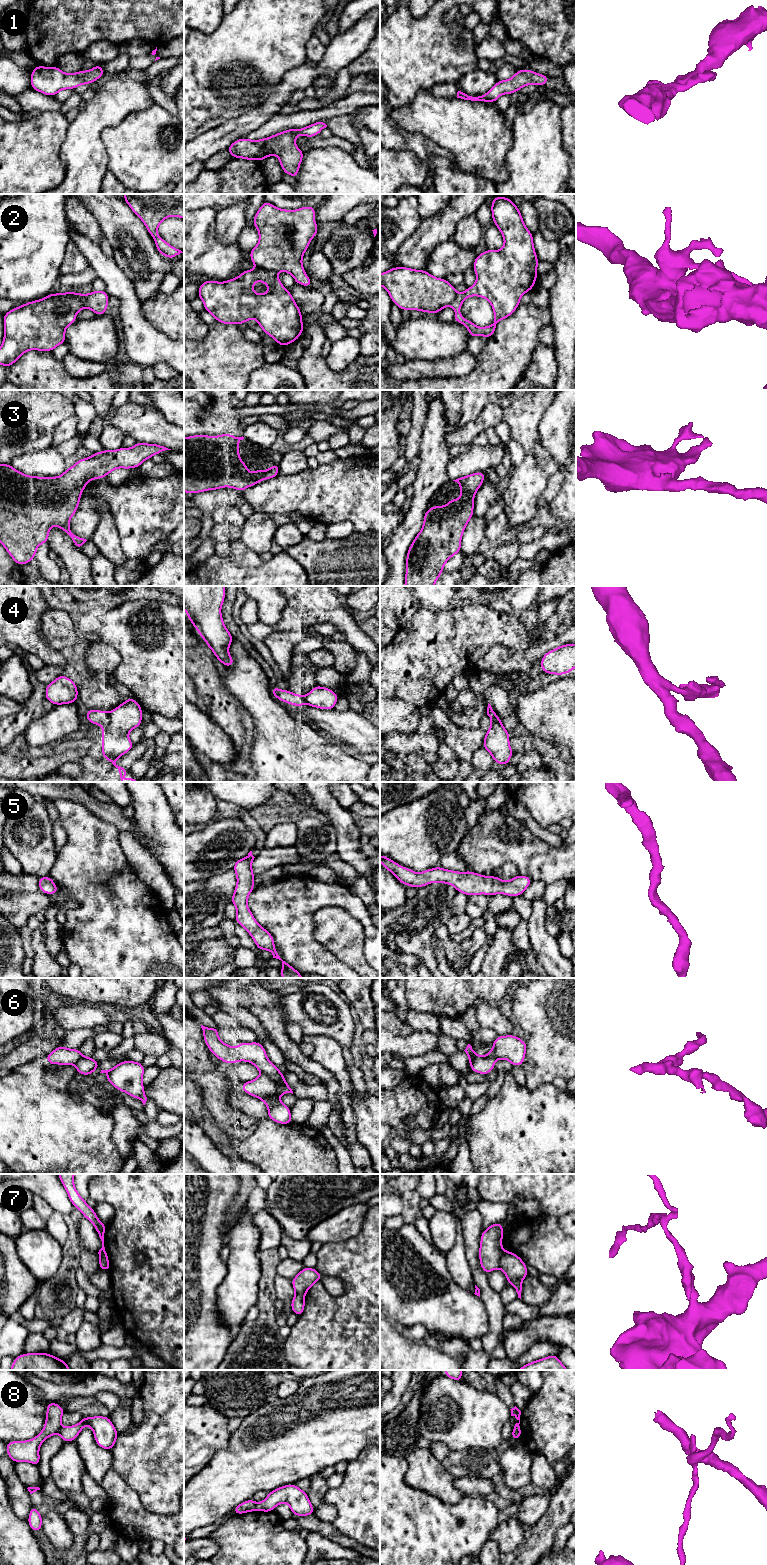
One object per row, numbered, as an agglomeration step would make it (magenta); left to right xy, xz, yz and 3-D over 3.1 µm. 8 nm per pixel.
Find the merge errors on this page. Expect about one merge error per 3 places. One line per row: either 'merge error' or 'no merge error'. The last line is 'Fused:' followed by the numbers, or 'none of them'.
1: no merge error
2: no merge error
3: no merge error
4: merge error
5: no merge error
6: no merge error
7: merge error
8: merge error
Fused: 4, 7, 8

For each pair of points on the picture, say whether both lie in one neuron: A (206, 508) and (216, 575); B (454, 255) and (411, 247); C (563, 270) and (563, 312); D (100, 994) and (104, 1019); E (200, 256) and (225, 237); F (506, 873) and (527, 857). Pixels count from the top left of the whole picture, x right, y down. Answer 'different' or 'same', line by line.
A: different
B: different
C: same
D: different
E: different
F: different

